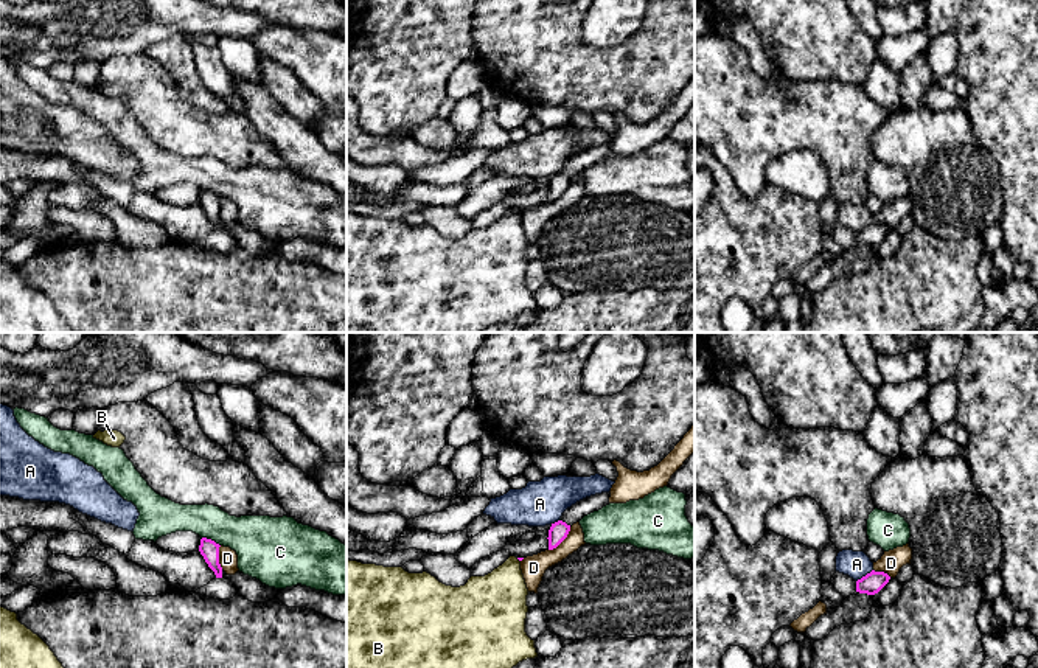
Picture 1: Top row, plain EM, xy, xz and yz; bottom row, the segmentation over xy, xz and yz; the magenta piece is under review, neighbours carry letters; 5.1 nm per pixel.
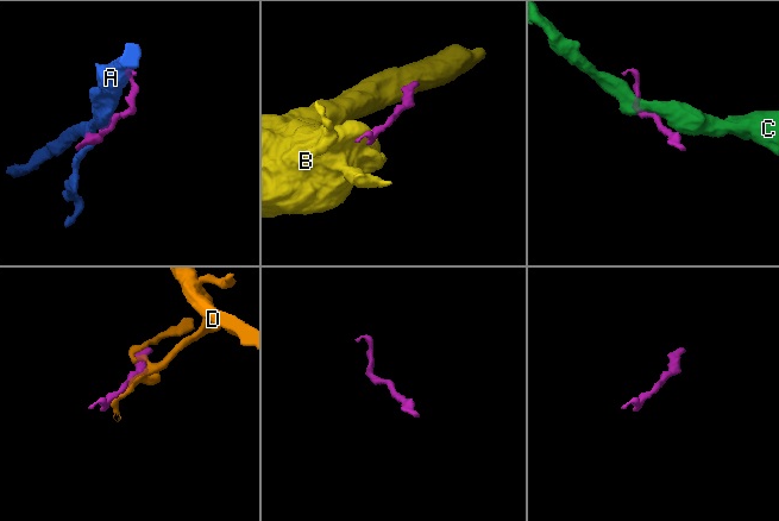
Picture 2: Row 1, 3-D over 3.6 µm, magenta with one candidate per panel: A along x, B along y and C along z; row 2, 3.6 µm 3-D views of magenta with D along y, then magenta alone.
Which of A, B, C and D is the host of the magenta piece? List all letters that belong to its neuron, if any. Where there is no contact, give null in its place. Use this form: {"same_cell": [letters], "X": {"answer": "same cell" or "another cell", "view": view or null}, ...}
{"same_cell": ["D"], "A": {"answer": "another cell", "view": "yz"}, "B": {"answer": "another cell", "view": null}, "C": {"answer": "another cell", "view": "xy"}, "D": {"answer": "same cell", "view": "xz"}}

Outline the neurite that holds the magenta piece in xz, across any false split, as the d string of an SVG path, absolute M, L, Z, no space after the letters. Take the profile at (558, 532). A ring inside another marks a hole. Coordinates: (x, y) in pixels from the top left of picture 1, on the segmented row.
M563 520L552 524L549 530L549 548L521 561L521 570L528 592L538 593L545 570L584 545L584 533L580 522L572 527Z

